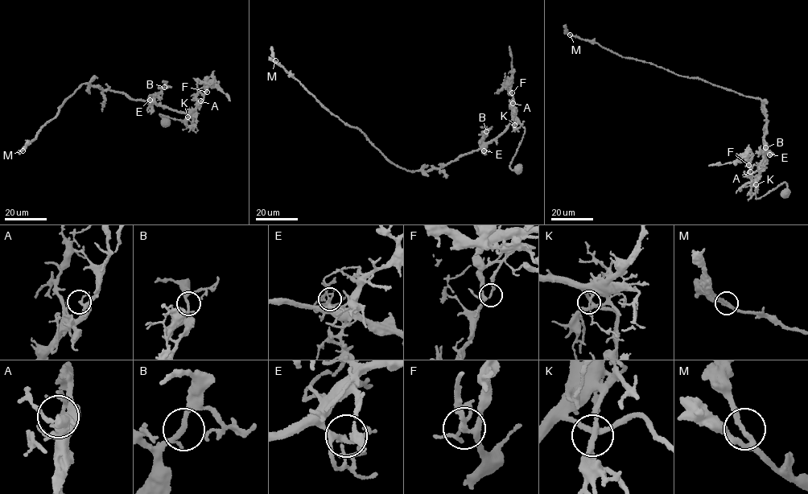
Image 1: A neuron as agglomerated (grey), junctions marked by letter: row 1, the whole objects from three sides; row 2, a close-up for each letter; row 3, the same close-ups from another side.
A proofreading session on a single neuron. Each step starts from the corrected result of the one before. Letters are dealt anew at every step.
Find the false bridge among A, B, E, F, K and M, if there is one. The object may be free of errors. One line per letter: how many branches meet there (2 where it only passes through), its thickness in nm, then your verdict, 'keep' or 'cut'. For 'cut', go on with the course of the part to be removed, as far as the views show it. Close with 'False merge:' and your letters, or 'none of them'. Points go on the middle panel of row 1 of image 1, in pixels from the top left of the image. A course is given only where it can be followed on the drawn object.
A: 4 | 200 nm | keep
B: 3 | 170 nm | keep
E: 4 | 170 nm | keep
F: 4 | 140 nm | cut | (512, 92), (512, 58), (509, 47)
K: 4 | 220 nm | keep
M: 3 | 180 nm | keep
False merge: F

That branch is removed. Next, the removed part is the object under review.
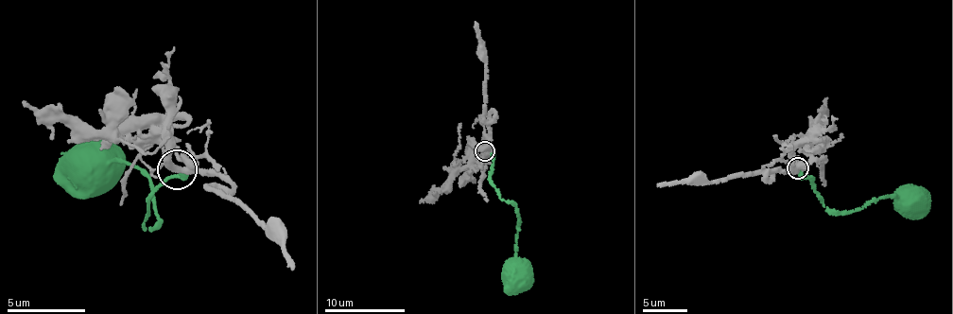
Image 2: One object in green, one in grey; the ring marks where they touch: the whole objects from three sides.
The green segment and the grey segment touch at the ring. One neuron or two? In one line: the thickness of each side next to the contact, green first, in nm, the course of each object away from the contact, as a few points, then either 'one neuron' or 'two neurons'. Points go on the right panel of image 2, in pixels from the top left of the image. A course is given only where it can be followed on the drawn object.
340/360 nm | green via (798, 168), (810, 178), (821, 202), (831, 211), (840, 212), (895, 195), (911, 201) | grey via (796, 169), (743, 175), (697, 184), (657, 183) | two neurons

